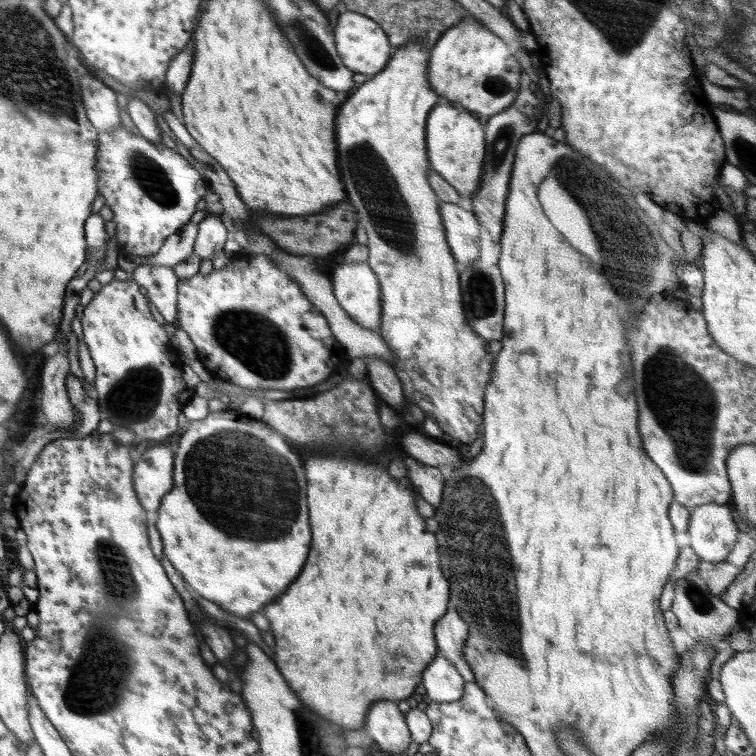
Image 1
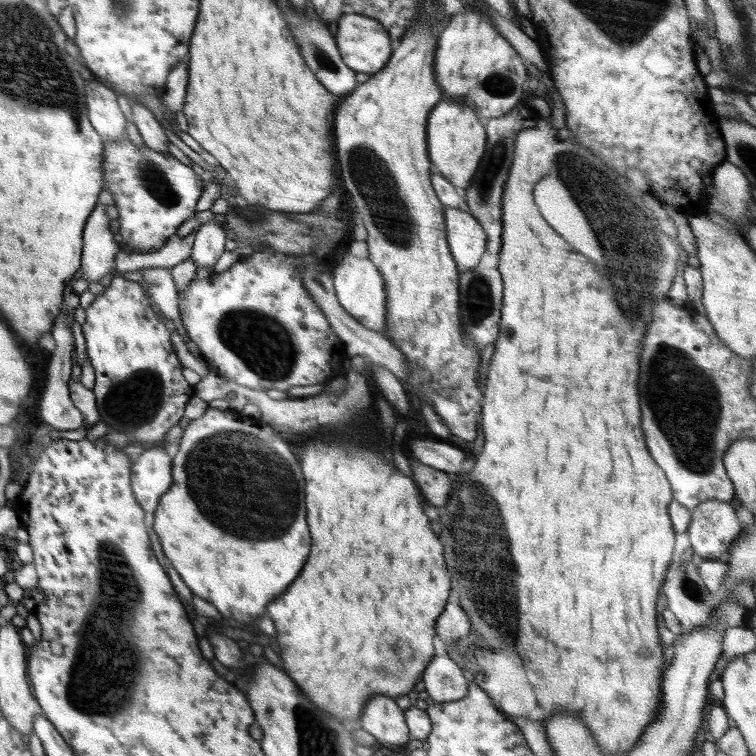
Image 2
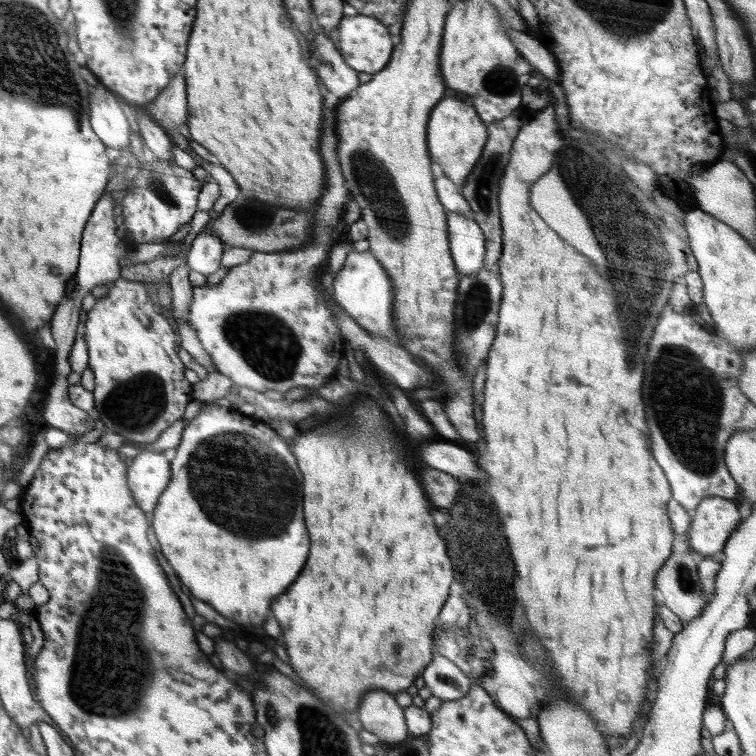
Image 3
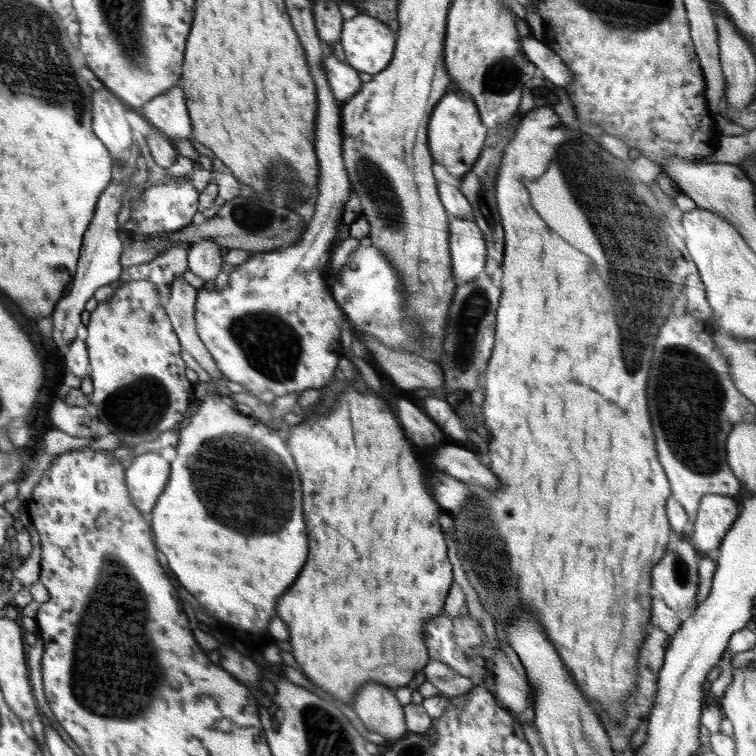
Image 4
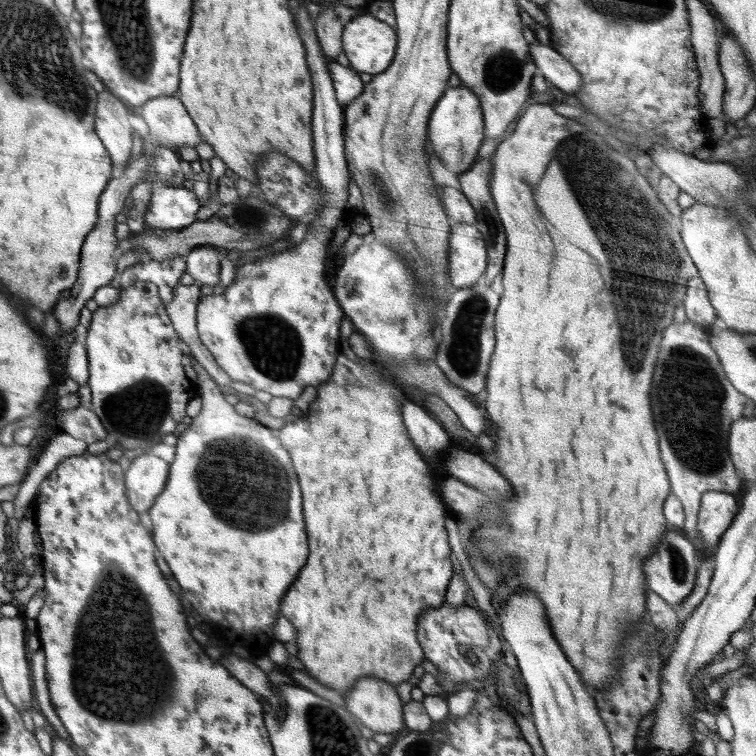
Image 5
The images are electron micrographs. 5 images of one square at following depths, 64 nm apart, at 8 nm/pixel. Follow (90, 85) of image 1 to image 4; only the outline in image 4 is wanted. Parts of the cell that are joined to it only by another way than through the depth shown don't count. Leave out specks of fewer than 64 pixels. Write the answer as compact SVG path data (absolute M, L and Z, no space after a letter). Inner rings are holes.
M96 90L92 96L92 128L94 134L111 152L114 163L122 163L120 153L133 146L132 128L126 119L127 106L108 90Z

